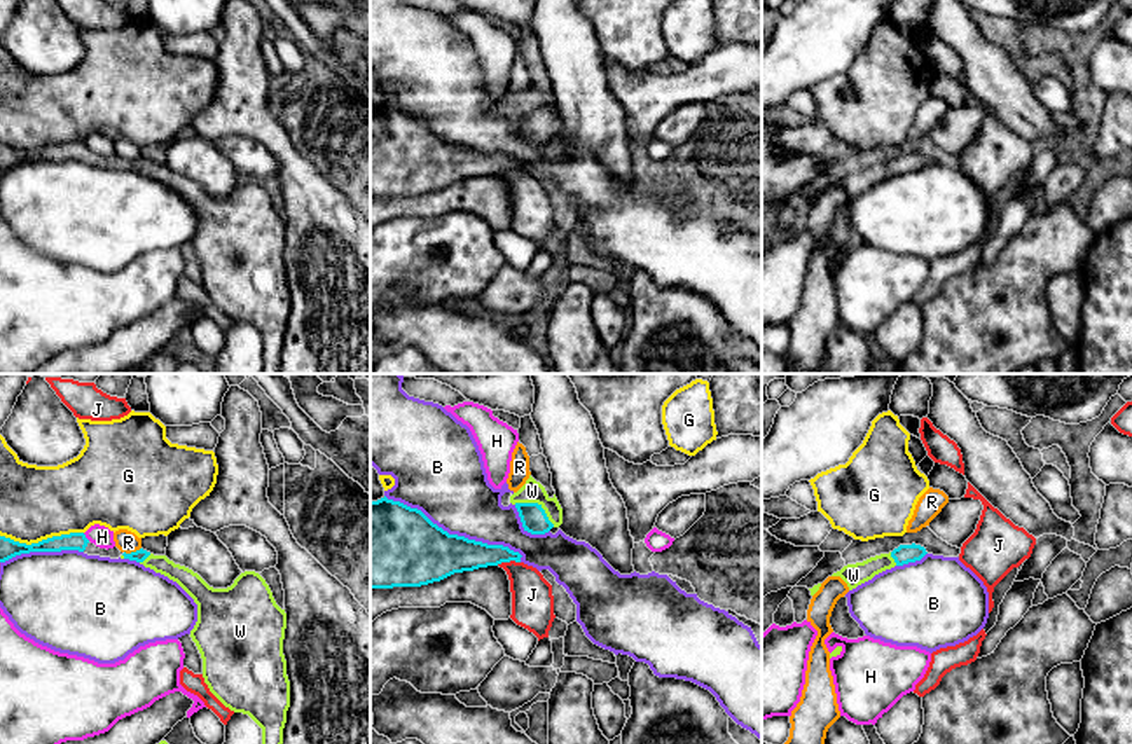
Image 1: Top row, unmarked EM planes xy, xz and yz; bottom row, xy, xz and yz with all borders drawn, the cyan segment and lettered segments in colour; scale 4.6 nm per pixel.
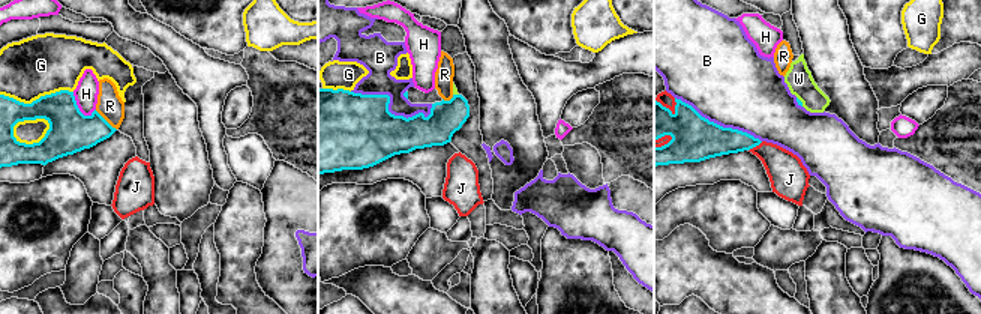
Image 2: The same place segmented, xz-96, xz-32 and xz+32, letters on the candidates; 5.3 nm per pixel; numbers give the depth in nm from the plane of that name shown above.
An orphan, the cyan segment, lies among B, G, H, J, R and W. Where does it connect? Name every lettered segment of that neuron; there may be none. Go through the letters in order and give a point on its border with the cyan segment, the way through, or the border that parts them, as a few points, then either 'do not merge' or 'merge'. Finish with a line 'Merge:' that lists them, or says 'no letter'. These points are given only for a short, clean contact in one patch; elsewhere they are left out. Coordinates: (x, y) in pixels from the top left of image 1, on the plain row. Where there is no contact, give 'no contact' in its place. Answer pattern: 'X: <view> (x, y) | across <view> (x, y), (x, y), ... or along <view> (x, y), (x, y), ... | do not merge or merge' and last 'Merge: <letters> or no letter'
B: xz (456, 144) | do not merge
G: xy (42, 149) | do not merge
H: xy (84, 145) | do not merge
J: xz (507, 170) | do not merge
R: xy (131, 161) | along xy (140, 156), (124, 161) | do not merge
W: xz (537, 112) | across xz (533, 126), (537, 112), (531, 100) | merge
Merge: W

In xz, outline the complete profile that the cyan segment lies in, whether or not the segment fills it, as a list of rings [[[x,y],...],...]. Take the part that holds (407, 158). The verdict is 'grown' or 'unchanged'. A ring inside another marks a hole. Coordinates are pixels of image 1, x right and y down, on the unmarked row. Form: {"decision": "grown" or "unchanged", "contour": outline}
{"decision": "unchanged", "contour": [[[386,105],[370,110],[370,199],[421,196],[521,166],[503,154],[449,143],[421,119]]]}

